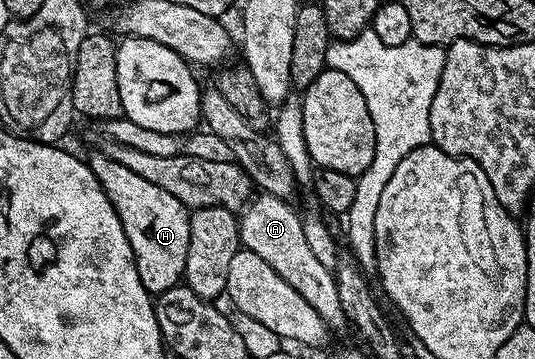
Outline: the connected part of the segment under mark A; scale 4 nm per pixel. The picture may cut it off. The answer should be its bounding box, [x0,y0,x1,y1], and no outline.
[238,193,347,327]

